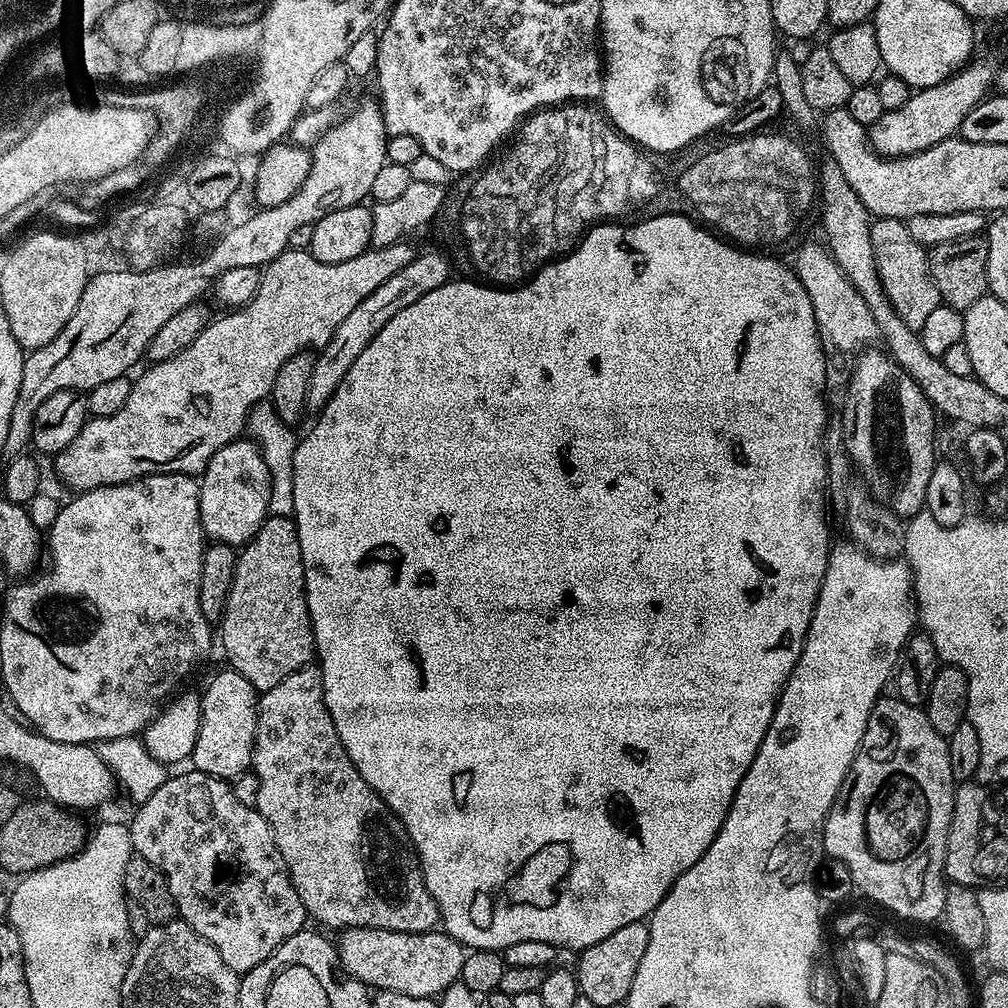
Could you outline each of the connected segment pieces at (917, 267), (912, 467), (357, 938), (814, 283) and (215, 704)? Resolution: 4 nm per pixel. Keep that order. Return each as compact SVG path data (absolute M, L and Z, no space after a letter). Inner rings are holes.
M873 219L872 245L884 293L890 298L902 322L911 328L920 329L926 317L942 303L938 286L934 286L934 278L930 274L928 252L918 242L914 242L914 238L910 238L907 223L902 220Z
M864 350L855 357L856 365L852 368L852 377L848 380L848 401L844 404L844 414L842 413L843 426L846 429L846 445L848 455L850 455L853 465L857 469L864 468L864 472L868 475L868 484L880 503L886 505L895 516L901 518L911 518L917 516L919 512L925 511L924 503L926 502L926 485L930 482L930 474L934 470L934 466L938 462L936 456L936 420L937 413L932 407L932 403L926 398L926 394L922 394L922 390L914 382L914 378L910 378L910 374L906 374L906 370L902 370L902 366L898 366L895 360L887 351L872 352L876 350Z
M346 928L339 933L340 967L372 990L436 998L460 978L466 949L443 930L395 932L373 928Z
M823 243L804 244L796 252L794 271L800 284L810 294L819 335L840 352L859 353L877 342L880 330L874 322L866 298L851 284L850 278L839 268L838 262ZM828 339L828 340L827 340Z
M220 672L200 696L200 725L190 764L197 772L217 776L219 780L235 781L235 776L246 773L252 766L252 751L256 741L258 722L258 693L242 674Z

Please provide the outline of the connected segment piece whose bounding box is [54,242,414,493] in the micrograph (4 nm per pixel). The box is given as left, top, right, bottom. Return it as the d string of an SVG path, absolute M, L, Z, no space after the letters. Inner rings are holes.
M406 243L372 246L358 254L358 258L350 258L350 262L333 264L318 262L308 250L283 252L261 271L260 285L250 303L225 311L225 316L217 315L186 350L148 366L140 377L131 381L129 397L117 413L89 418L78 438L66 450L55 453L57 474L76 488L72 490L81 493L111 484L126 484L141 476L157 476L160 472L203 473L210 458L245 431L253 406L271 397L274 378L278 378L278 370L282 370L285 362L299 352L325 348L338 326L353 313L354 306L412 261L414 249Z

